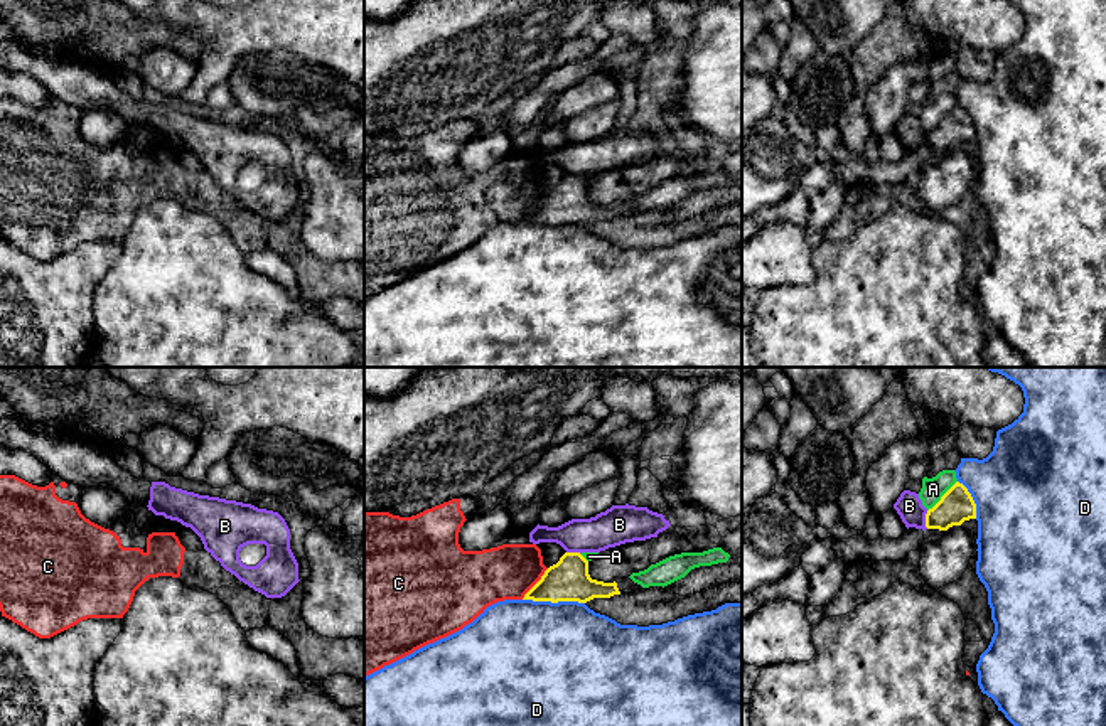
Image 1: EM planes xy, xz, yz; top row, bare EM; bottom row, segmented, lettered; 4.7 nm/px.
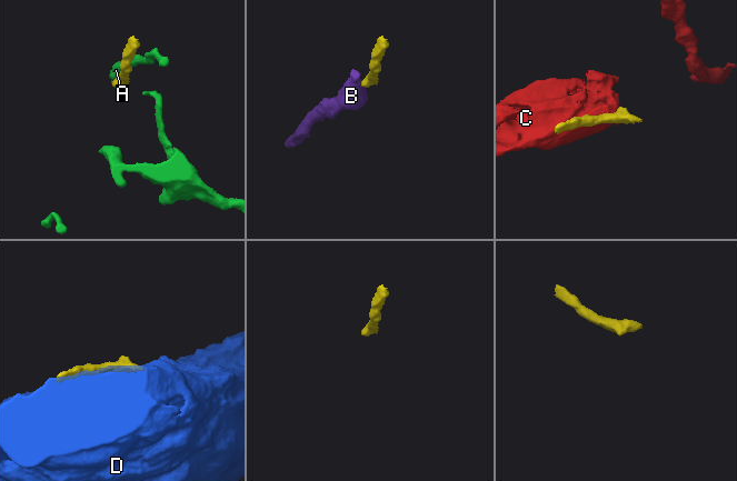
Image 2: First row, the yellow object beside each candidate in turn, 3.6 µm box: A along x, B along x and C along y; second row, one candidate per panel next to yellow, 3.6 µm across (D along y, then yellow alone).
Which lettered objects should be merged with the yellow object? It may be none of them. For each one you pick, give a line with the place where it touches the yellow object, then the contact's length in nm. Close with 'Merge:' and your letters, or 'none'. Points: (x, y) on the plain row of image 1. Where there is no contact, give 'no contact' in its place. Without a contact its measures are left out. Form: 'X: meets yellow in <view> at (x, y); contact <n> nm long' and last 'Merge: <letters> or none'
Merge: none

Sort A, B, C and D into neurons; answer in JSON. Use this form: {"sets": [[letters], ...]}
{"sets": [["A"], ["B"], ["C"], ["D"]]}

